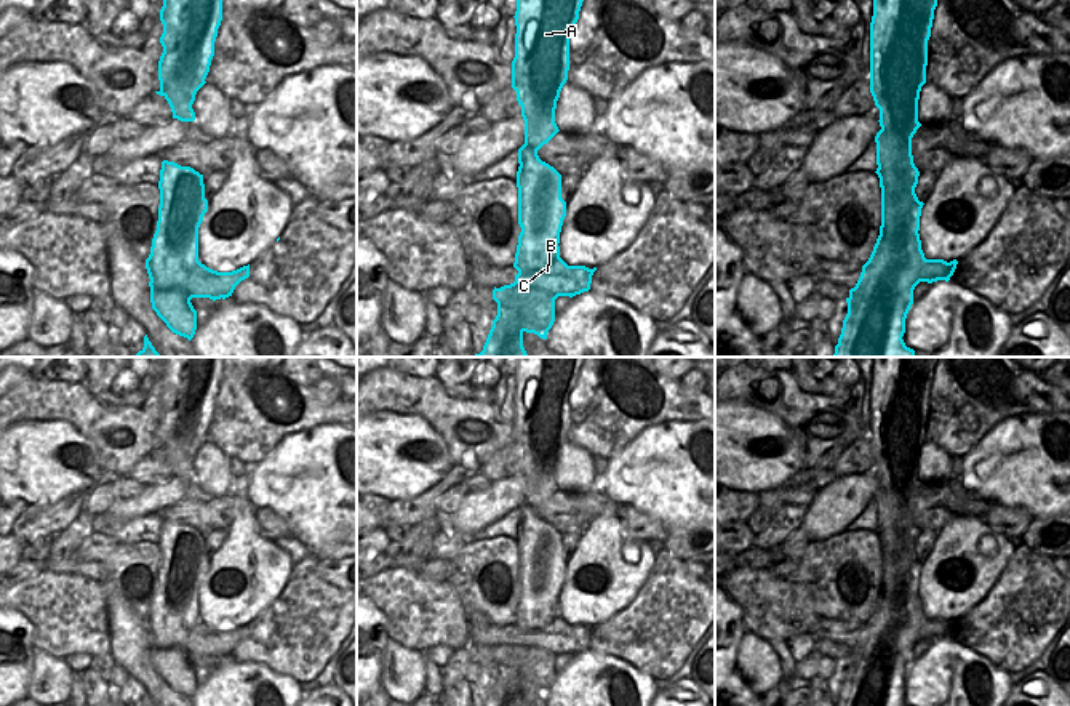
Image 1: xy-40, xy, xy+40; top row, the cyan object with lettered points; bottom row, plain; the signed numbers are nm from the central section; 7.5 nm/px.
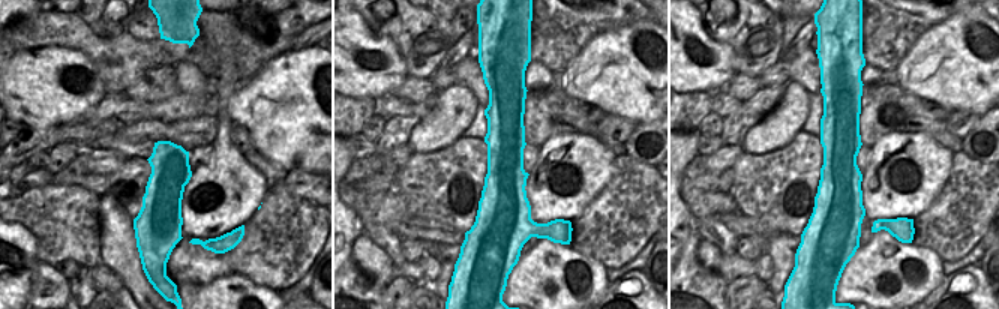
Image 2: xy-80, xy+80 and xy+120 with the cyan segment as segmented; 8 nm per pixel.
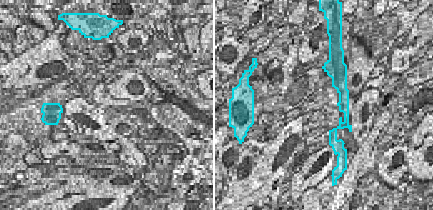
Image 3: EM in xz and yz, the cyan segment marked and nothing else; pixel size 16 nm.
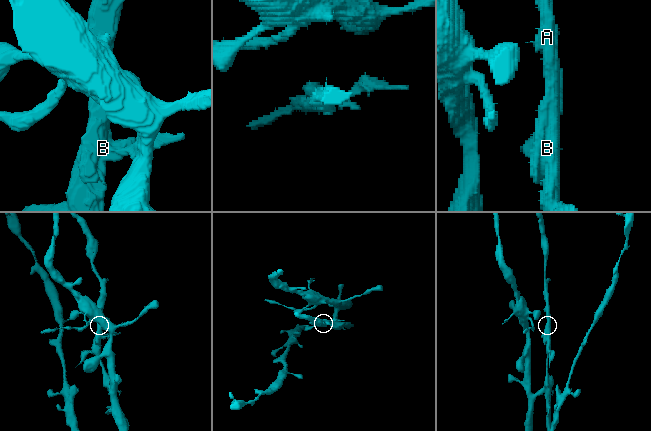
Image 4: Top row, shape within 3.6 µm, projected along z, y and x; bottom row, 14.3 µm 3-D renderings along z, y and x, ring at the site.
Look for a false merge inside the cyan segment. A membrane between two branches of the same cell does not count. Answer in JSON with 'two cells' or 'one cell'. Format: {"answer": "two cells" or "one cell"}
{"answer": "two cells"}

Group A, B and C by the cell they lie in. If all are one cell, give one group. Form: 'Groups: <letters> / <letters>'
Groups: A B / C

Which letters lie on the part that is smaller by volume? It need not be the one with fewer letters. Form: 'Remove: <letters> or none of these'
Remove: C

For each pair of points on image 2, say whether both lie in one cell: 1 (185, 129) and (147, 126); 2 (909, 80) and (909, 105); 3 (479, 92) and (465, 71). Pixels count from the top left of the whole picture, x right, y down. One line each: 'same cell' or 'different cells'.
1: same cell
2: different cells
3: same cell

